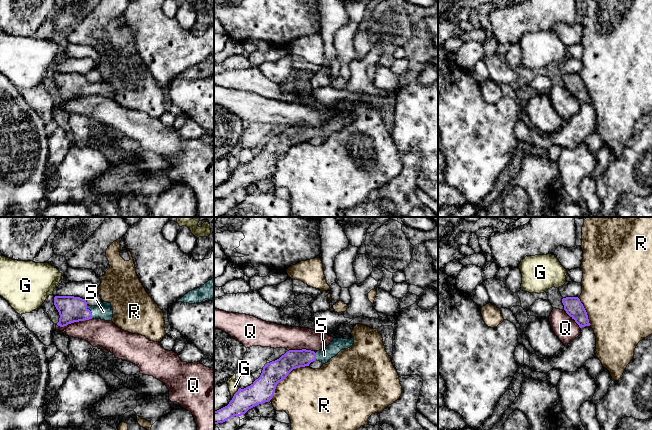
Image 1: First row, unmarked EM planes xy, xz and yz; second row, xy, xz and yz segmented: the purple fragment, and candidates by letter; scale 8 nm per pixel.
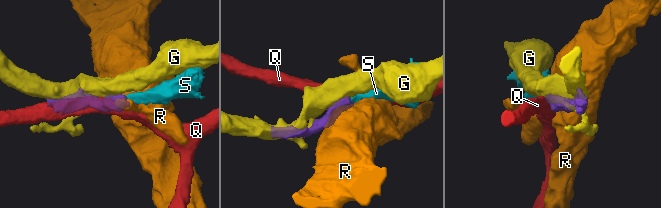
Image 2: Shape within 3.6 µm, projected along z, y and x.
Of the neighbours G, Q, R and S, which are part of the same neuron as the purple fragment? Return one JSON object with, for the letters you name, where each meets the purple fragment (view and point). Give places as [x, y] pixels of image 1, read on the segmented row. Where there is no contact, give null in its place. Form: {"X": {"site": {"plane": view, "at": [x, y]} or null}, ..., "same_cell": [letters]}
{"S": {"site": {"plane": "xy", "at": [90, 312]}}, "same_cell": ["S"]}

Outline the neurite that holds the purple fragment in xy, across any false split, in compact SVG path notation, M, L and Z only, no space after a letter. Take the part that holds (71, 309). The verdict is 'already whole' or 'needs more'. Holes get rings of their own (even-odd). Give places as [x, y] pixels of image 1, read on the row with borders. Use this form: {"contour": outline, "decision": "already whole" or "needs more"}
{"contour": "M55 296L54 305L60 315L57 323L60 327L89 319L111 321L113 318L111 303L108 302L103 302L97 306L89 306L86 299L80 297Z", "decision": "needs more"}

